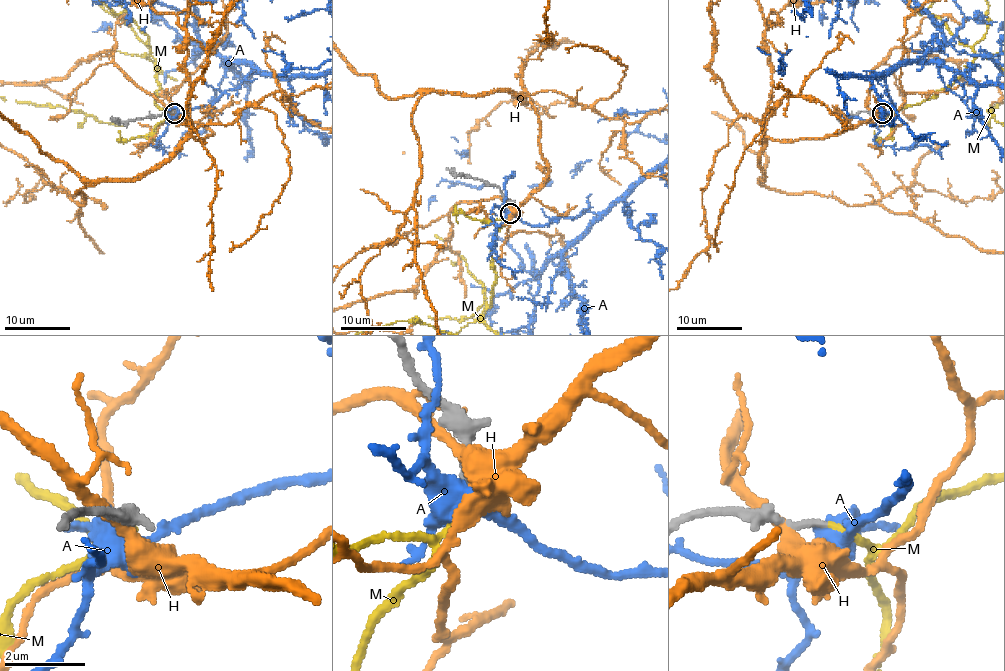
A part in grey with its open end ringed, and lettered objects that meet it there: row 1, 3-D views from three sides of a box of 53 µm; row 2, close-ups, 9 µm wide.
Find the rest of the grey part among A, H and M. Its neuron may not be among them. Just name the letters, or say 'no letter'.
M

